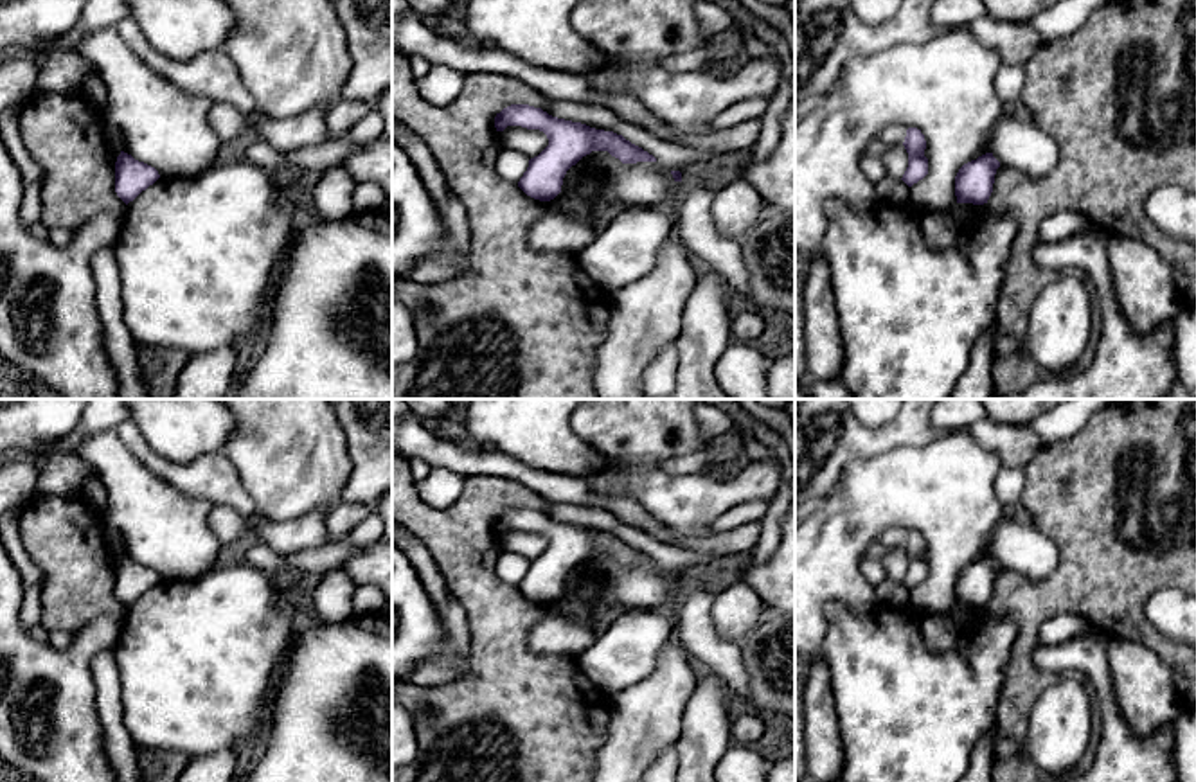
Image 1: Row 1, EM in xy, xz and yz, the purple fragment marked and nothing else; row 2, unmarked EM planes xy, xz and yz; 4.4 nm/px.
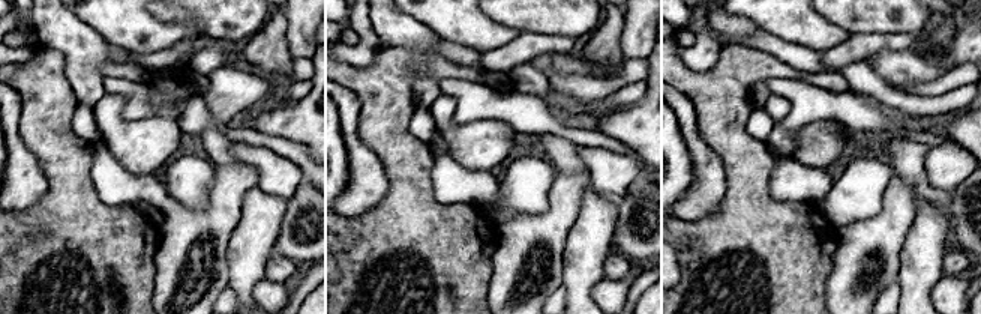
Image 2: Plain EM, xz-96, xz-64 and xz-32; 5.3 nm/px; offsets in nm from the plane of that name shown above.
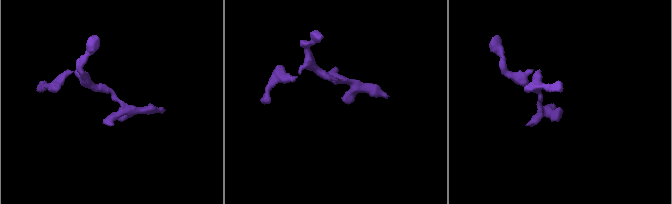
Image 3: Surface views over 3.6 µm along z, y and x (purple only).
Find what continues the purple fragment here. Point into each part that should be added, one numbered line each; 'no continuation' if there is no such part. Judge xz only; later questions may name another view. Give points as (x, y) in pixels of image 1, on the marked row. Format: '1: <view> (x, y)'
no continuation

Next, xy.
no continuation

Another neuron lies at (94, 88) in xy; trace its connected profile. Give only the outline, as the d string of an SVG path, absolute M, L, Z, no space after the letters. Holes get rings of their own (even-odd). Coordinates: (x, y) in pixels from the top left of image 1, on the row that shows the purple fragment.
M90 74L88 79L81 86L83 93L97 106L106 106L106 88L103 79L97 74Z

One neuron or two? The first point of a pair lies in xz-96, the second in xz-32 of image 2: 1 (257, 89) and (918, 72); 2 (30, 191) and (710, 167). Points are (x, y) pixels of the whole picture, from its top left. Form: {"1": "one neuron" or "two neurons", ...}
{"1": "two neurons", "2": "one neuron"}

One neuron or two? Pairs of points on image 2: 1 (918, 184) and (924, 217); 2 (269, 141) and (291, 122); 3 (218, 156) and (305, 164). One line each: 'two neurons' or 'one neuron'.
1: two neurons
2: two neurons
3: two neurons

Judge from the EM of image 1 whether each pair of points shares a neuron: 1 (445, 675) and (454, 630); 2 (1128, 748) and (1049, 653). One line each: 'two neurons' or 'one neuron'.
1: one neuron
2: one neuron

